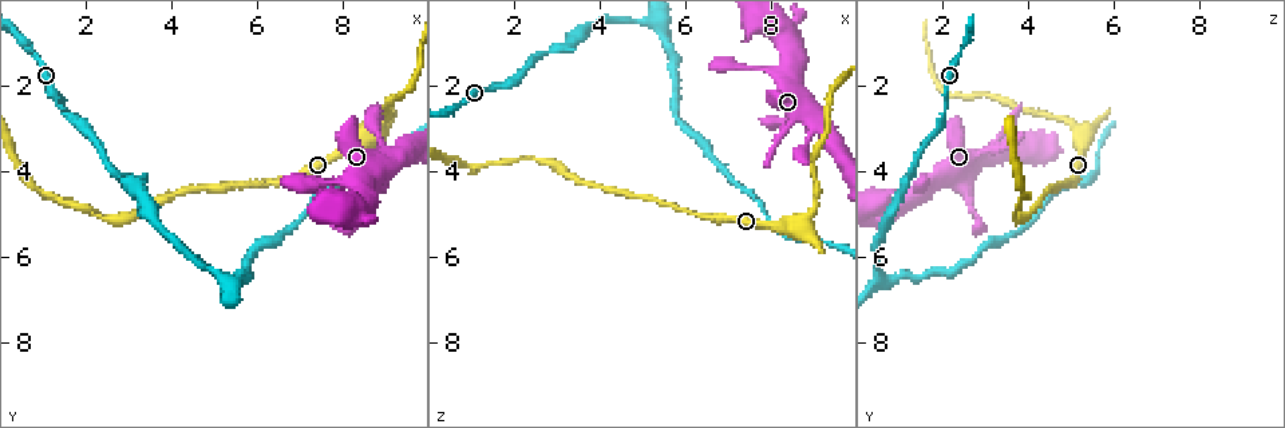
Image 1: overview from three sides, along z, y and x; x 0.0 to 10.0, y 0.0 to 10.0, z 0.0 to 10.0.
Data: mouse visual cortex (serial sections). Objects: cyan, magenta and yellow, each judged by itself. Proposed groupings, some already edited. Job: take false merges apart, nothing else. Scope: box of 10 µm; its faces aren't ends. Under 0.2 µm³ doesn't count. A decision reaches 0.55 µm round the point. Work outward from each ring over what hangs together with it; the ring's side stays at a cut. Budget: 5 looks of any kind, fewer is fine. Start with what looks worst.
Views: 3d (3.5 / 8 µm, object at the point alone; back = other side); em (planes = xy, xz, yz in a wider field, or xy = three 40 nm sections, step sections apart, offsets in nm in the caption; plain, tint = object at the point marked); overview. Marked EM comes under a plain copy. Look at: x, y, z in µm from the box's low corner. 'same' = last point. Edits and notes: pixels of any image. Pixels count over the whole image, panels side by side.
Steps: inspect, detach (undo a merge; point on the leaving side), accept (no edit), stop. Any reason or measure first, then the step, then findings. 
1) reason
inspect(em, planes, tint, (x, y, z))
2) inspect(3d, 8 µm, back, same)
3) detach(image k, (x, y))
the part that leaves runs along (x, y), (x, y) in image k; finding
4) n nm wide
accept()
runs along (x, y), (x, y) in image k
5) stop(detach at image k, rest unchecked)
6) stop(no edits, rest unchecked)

calibre changes
inspect(3d, 3.5 µm, (9.00, 2.80, 4.85))

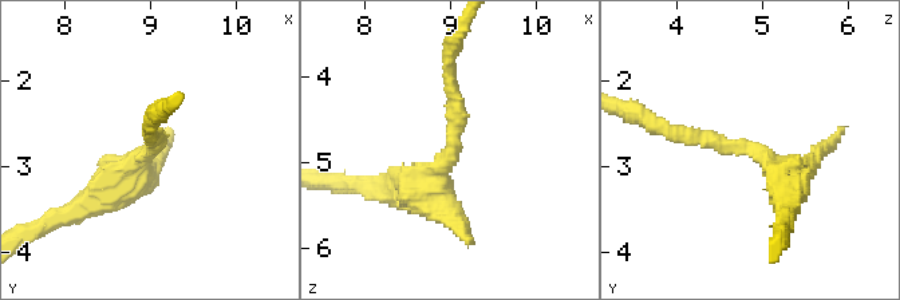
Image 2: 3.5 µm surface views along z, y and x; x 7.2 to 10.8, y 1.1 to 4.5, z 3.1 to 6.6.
inspect(em, xy, step 5, tint, (9.05, 2.80, 4.90))

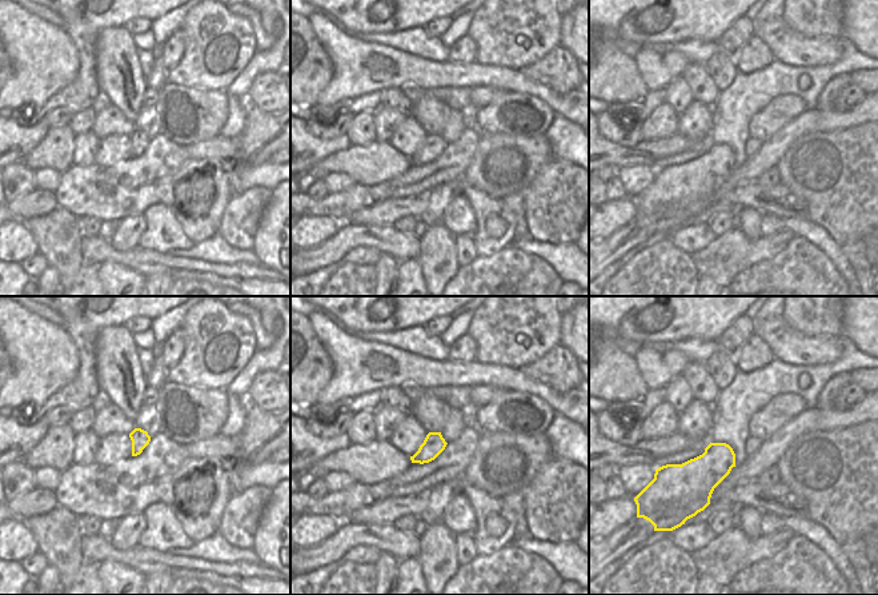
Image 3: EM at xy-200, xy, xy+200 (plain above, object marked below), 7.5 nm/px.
arms of 150, 450 nm
accept()
runs along (788, 200), (757, 150), (671, 134) in image 2; one cell here

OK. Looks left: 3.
sharp bend
inspect(3d, 3.5 µm, (5.40, 6.65, 0.65))

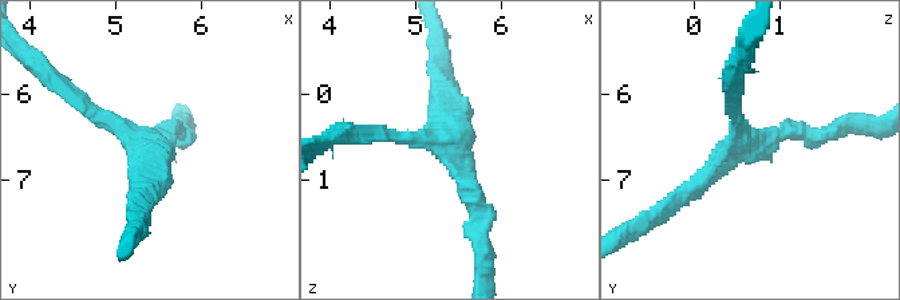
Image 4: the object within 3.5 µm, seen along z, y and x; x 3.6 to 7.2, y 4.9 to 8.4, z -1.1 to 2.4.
need the tissue
inspect(em, xy, step 2, tint, (5.45, 6.60, 0.70))

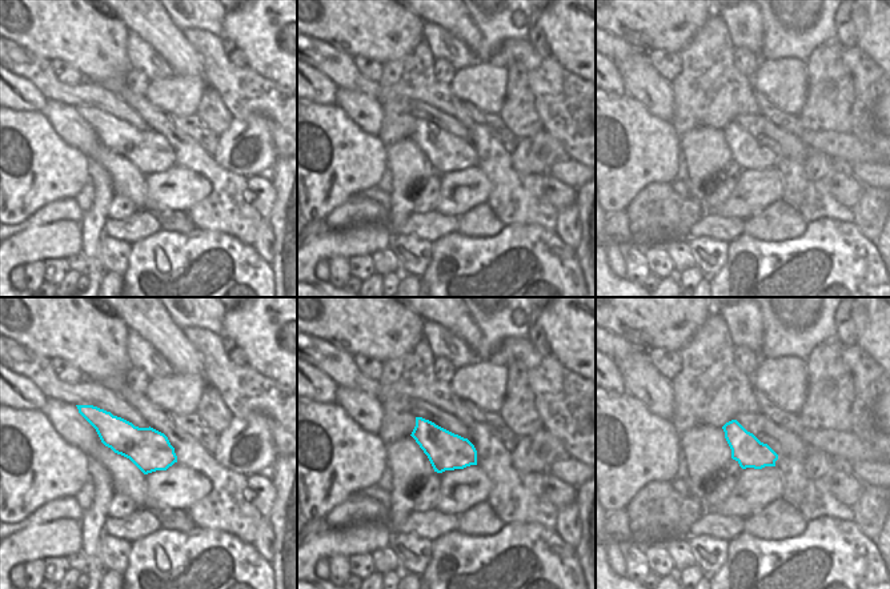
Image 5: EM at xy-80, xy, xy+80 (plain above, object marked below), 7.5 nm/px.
accept()
runs along (379, 133), (454, 154), (478, 236) in image 4; one cell here

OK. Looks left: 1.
stop(no edits, rest unchecked)

